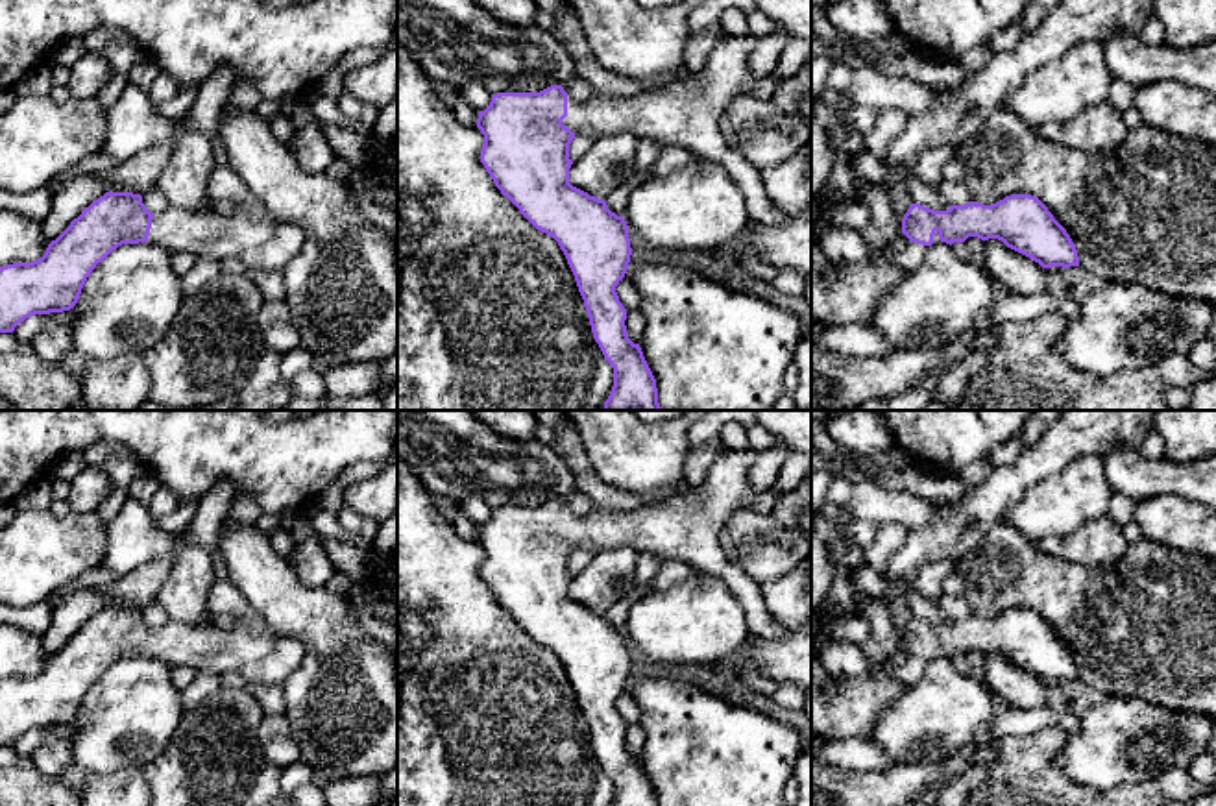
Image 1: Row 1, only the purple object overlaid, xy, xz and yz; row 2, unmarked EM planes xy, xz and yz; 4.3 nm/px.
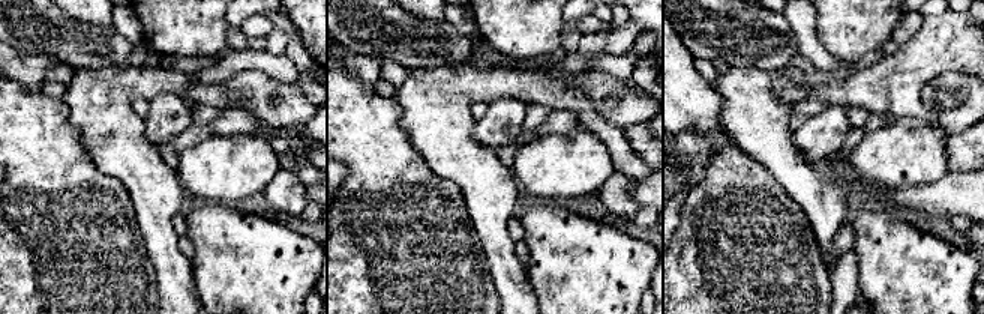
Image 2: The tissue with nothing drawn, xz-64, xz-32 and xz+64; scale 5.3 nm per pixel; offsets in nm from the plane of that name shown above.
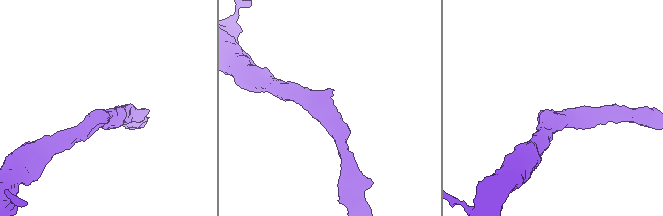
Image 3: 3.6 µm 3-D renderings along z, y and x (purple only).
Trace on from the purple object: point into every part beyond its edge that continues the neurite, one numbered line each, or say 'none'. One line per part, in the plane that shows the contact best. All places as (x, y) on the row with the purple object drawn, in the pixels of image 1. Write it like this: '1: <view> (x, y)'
1: xz (684, 113)

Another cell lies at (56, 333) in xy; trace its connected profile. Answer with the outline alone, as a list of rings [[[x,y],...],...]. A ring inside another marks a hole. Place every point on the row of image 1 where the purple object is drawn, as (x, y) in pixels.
[[[72,311],[50,312],[41,331],[30,340],[30,348],[44,360],[55,360],[63,349],[72,348]]]

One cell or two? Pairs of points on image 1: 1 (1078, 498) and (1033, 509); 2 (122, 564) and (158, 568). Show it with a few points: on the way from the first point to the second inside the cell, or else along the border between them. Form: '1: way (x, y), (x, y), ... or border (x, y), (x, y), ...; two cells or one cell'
1: way (1067, 500), (1045, 509); one cell
2: border (170, 549), (121, 579); two cells

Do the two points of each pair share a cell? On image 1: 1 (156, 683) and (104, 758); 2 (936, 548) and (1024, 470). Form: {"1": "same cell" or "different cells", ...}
{"1": "same cell", "2": "same cell"}

